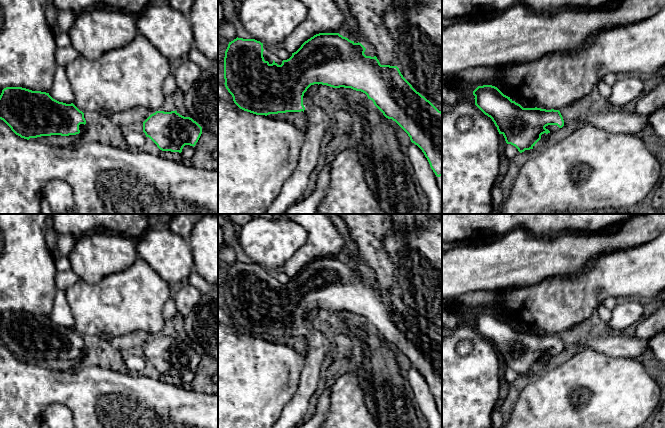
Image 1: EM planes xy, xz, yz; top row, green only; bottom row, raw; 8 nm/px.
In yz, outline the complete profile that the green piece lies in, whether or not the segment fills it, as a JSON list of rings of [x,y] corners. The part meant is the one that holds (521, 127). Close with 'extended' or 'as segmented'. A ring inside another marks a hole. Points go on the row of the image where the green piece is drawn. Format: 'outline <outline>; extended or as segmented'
outline [[[478,86],[473,91],[473,95],[475,96],[475,105],[492,119],[499,134],[504,136],[506,143],[515,146],[520,153],[533,149],[542,134],[556,132],[564,126],[564,120],[559,110],[537,107],[523,108],[495,86]]]; extended

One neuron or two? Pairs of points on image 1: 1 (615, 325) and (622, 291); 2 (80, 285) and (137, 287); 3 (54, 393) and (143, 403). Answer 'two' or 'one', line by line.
1: two
2: one
3: one

